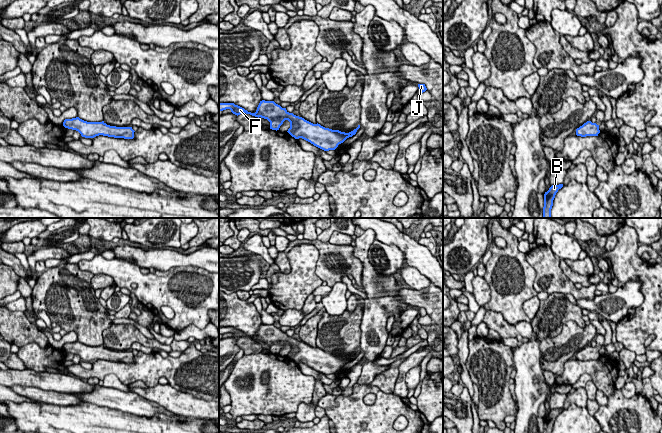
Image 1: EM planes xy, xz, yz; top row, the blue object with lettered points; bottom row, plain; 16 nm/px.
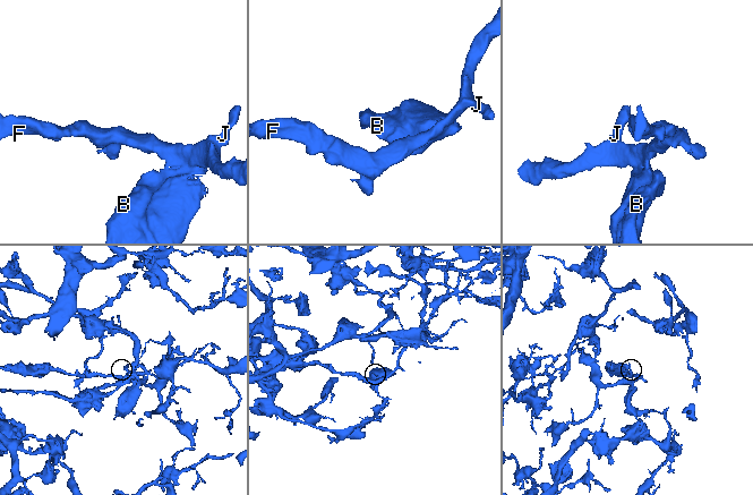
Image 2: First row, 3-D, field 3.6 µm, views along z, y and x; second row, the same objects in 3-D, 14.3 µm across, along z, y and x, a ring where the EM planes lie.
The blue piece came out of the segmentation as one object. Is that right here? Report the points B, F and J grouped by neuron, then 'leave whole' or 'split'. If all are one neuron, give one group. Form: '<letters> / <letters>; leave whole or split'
B F J; leave whole

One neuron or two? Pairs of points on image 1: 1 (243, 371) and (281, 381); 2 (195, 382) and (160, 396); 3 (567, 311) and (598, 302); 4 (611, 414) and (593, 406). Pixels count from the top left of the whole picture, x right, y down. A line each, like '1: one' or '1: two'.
1: one
2: two
3: two
4: two

